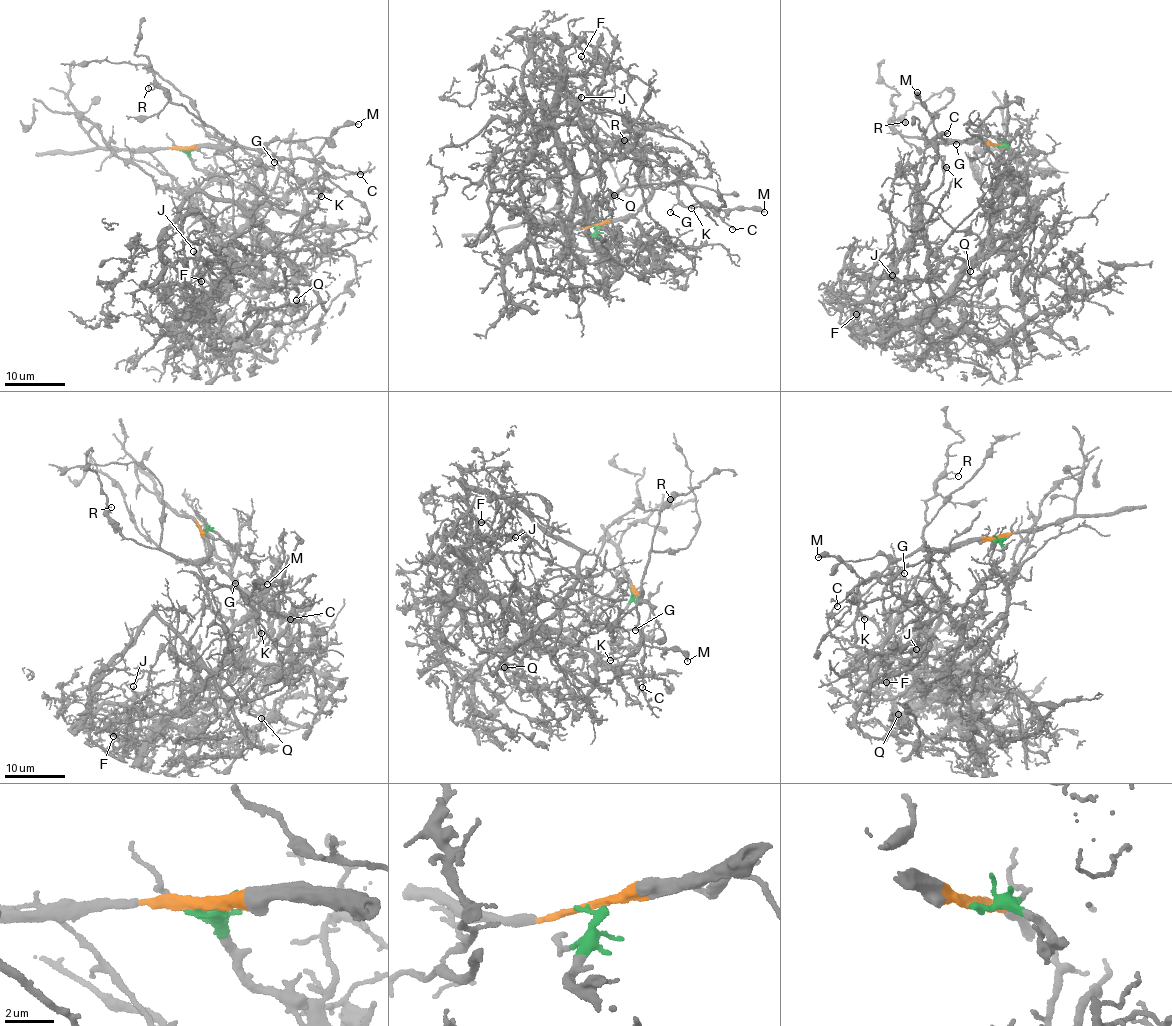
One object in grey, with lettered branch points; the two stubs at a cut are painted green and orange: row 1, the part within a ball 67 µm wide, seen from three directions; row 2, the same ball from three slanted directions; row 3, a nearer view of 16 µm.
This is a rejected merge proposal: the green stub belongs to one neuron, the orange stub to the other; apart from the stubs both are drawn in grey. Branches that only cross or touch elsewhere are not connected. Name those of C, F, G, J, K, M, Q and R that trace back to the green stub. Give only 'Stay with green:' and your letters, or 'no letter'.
Stay with green: F, J, Q

